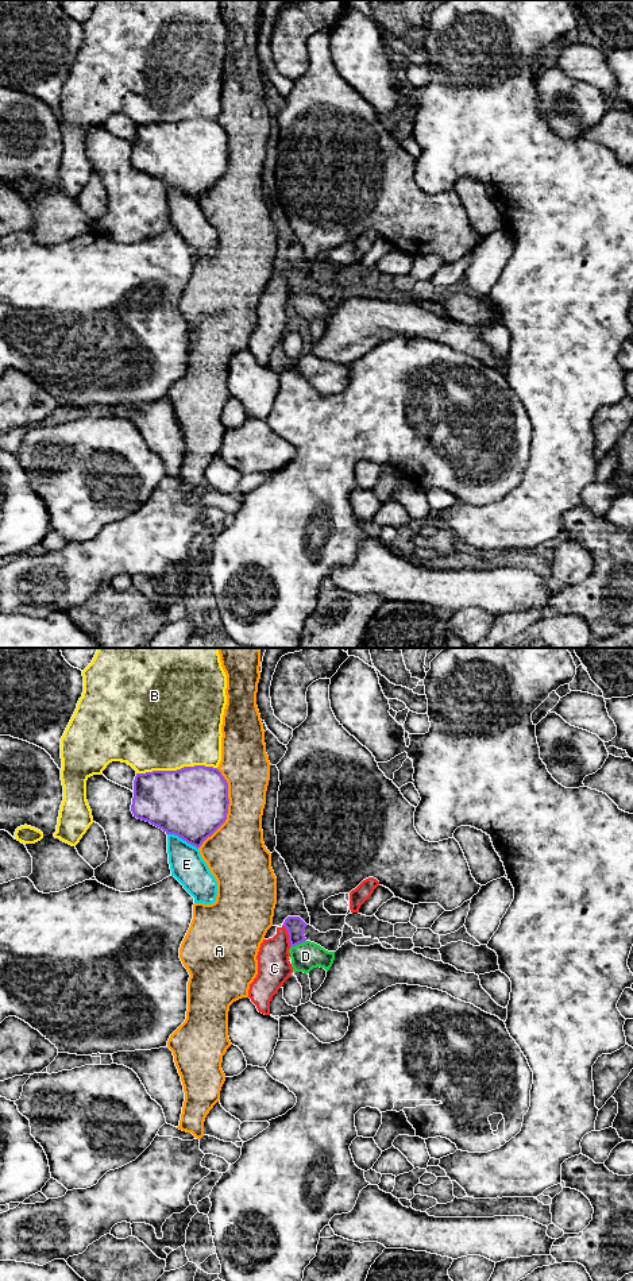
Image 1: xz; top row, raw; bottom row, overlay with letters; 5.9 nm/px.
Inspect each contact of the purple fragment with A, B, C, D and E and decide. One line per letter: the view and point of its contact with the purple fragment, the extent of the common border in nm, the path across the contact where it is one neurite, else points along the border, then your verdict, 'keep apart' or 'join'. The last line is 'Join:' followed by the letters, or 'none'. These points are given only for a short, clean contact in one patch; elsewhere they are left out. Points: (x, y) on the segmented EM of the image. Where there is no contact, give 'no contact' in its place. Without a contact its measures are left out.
A: xz (227, 809) | 500 nm | keep apart
B: xz (177, 770) | 480 nm | keep apart
C: xz (289, 936) | 140 nm | along xz (282, 925), (288, 933), (290, 946) | keep apart
D: xz (297, 944) | 110 nm | across xz (294, 925), (297, 944), (305, 956) | join
E: xz (182, 838) | 200 nm | keep apart
Join: D

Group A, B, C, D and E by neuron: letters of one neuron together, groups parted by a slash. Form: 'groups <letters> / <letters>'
groups A / B / C / D / E

